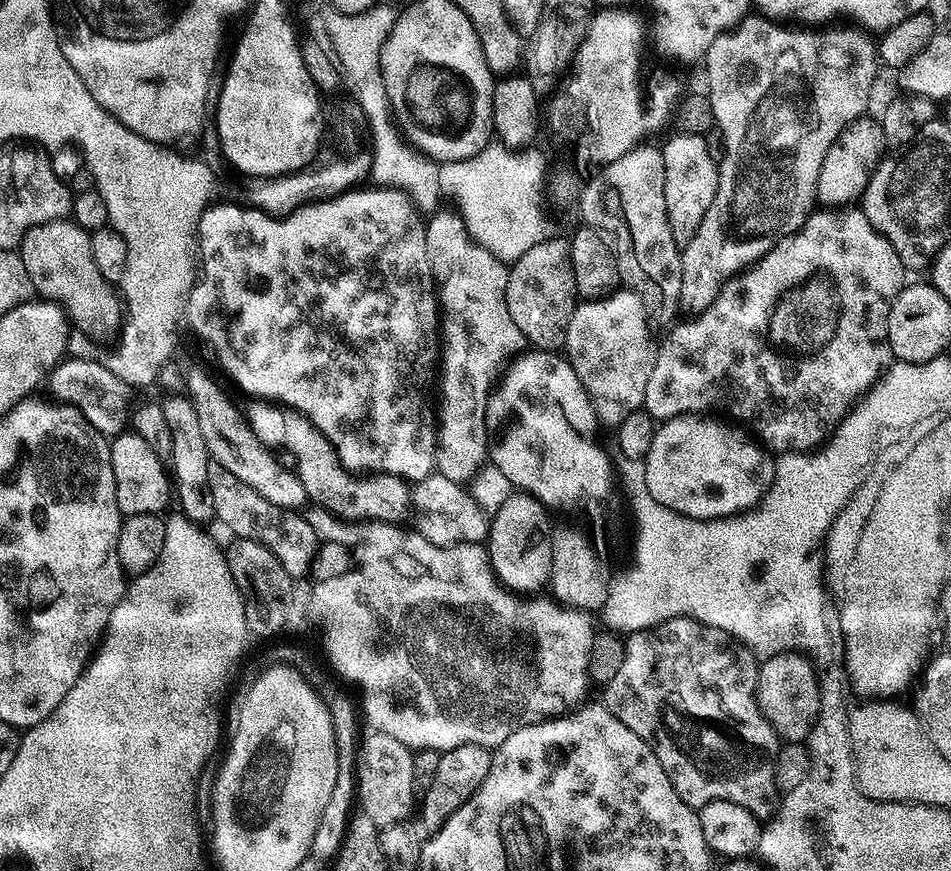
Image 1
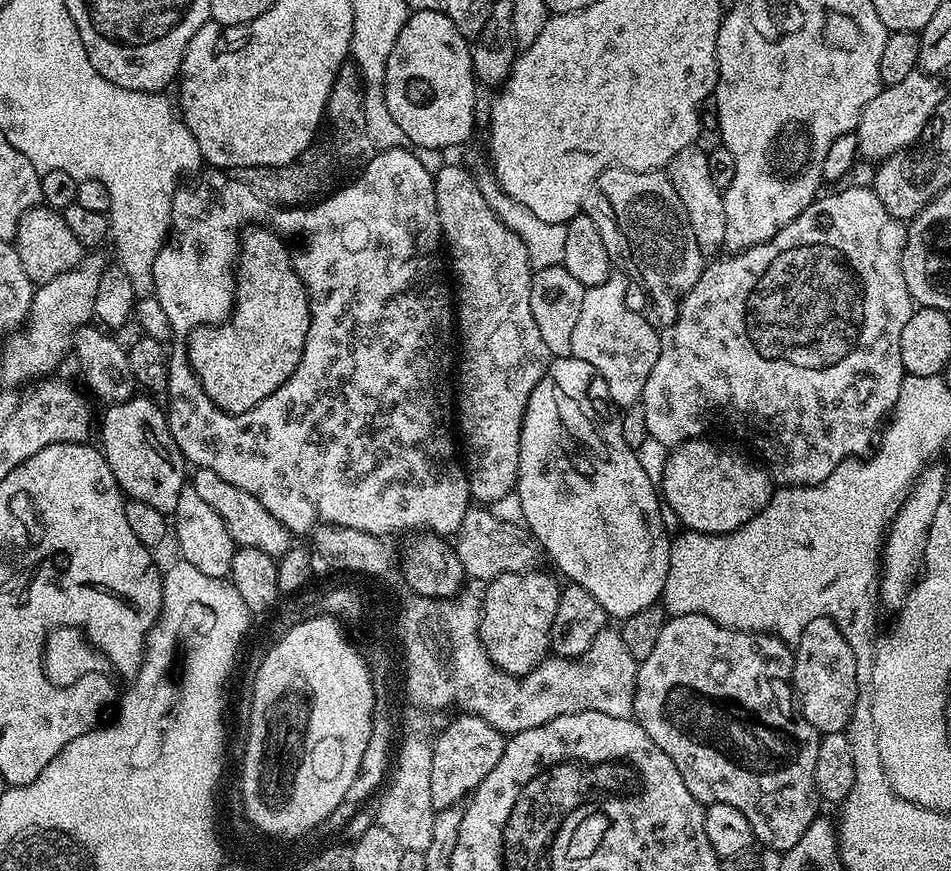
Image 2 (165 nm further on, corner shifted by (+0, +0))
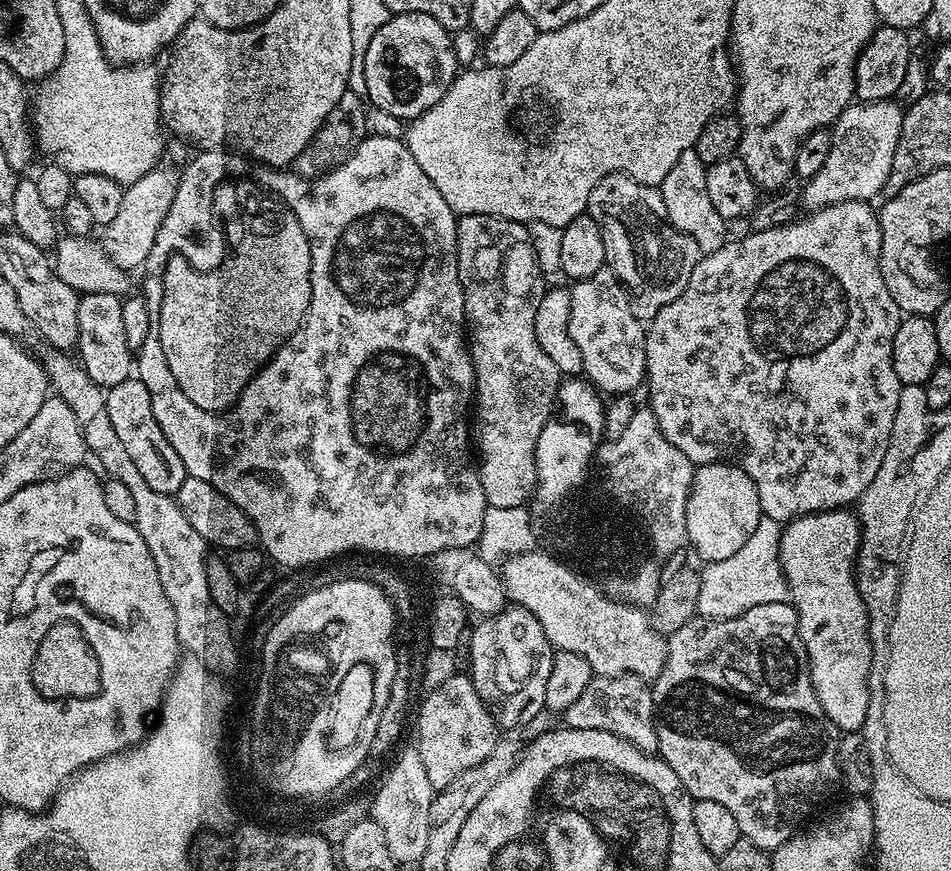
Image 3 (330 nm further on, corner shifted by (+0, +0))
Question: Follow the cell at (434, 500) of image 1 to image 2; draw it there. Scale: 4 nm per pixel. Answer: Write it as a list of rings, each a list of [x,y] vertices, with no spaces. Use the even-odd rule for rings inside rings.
[[[469,507],[460,531],[454,536],[454,550],[462,562],[465,573],[476,580],[491,582],[507,572],[522,572],[529,567],[528,555],[533,545],[523,531],[499,521],[487,507]]]

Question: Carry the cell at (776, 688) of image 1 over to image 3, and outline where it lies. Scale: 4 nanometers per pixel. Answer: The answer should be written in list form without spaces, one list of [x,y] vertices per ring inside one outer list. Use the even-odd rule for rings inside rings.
[[[833,510],[831,512],[815,512],[809,516],[800,516],[797,518],[800,524],[792,524],[792,528],[788,528],[788,533],[784,536],[784,564],[780,569],[784,572],[784,581],[788,584],[788,595],[790,603],[796,610],[798,618],[798,626],[800,627],[800,641],[804,643],[804,649],[808,655],[808,666],[812,673],[812,685],[816,691],[818,702],[822,706],[822,710],[830,718],[830,722],[841,733],[856,732],[859,733],[864,726],[864,719],[868,713],[868,703],[872,697],[869,691],[869,676],[874,667],[872,661],[872,632],[868,629],[870,619],[866,610],[865,593],[860,592],[857,586],[857,561],[860,554],[860,521],[855,515],[851,516],[851,511],[848,510]]]

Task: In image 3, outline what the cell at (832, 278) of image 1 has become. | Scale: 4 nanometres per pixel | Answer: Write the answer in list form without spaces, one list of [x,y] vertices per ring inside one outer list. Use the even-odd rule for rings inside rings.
[[[855,200],[854,202],[838,202],[834,206],[815,209],[805,220],[796,218],[791,223],[778,225],[777,228],[762,230],[761,232],[749,231],[748,236],[741,240],[729,239],[718,250],[701,255],[699,262],[694,266],[694,274],[690,274],[690,282],[686,282],[686,290],[678,294],[670,303],[664,304],[651,317],[652,325],[647,325],[644,333],[644,345],[646,346],[646,389],[648,388],[647,407],[651,408],[666,442],[671,442],[693,466],[701,464],[735,464],[754,482],[758,490],[758,502],[763,515],[770,519],[797,519],[800,516],[809,516],[815,512],[831,512],[833,510],[844,510],[849,506],[855,505],[859,501],[860,495],[874,482],[874,474],[878,474],[878,466],[882,466],[882,458],[886,458],[886,446],[890,442],[890,434],[894,430],[894,414],[898,414],[898,398],[902,387],[898,374],[894,374],[894,362],[892,361],[892,347],[894,346],[894,334],[898,334],[898,326],[902,319],[899,304],[894,302],[894,298],[888,289],[888,281],[882,278],[880,269],[880,251],[882,250],[882,230],[880,229],[880,217],[877,209],[871,203]]]

